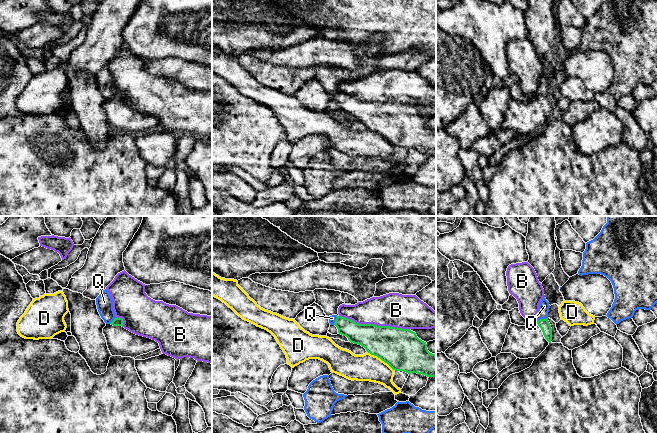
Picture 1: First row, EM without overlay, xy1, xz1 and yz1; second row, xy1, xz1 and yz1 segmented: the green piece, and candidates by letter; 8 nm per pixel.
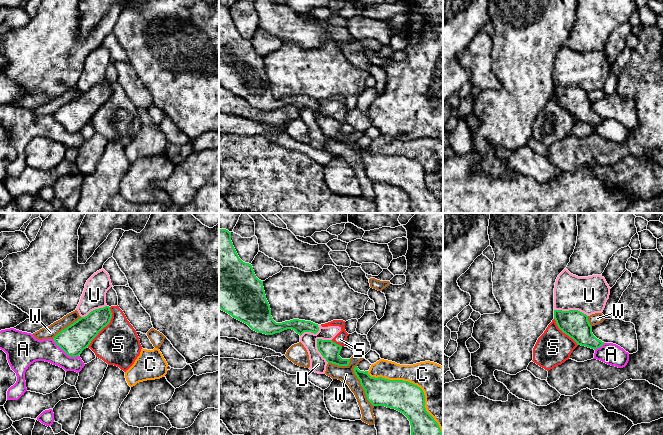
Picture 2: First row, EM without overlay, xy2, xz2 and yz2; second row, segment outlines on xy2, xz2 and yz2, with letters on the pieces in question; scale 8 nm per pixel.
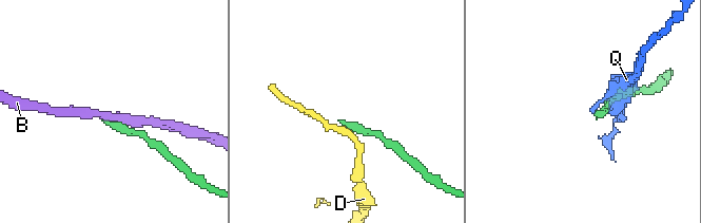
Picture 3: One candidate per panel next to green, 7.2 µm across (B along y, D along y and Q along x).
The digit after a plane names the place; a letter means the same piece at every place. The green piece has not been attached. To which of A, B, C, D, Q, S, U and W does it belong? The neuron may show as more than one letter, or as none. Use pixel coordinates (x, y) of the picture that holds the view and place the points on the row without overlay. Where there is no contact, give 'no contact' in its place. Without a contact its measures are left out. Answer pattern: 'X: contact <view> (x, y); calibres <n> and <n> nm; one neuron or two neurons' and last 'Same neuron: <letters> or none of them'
A: contact xy2 (65, 128); calibres 220 and 180 nm; two neurons
B: contact xz1 (373, 100); calibres 300 and 280 nm; two neurons
C: contact xz2 (416, 161); calibres 260 and 320 nm; two neurons
D: contact xz1 (380, 134); calibres 320 and 220 nm; two neurons
Q: contact yz1 (541, 95); calibres 90 and 90 nm; two neurons
S: contact xy2 (104, 102); calibres 220 and 340 nm; two neurons
U: contact xz2 (318, 126); calibres 150 and 130 nm; two neurons
W: contact xz2 (361, 161); calibres 220 and 130 nm; two neurons
Same neuron: none of them

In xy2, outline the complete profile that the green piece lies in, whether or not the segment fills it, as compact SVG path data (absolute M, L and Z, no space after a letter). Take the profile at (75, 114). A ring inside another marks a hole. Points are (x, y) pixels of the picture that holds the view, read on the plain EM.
M109 82L95 85L59 108L53 116L68 132L77 133L110 99L111 94L112 89Z

